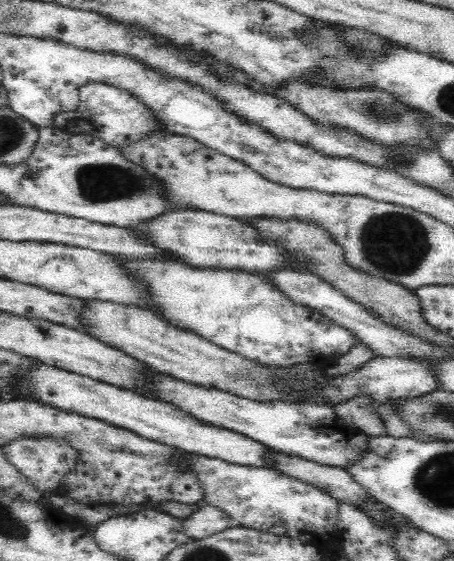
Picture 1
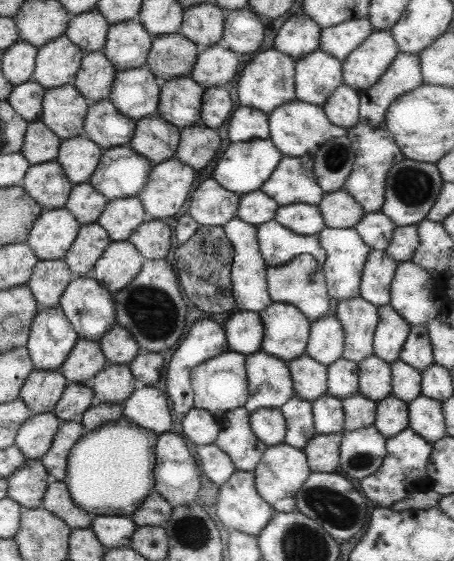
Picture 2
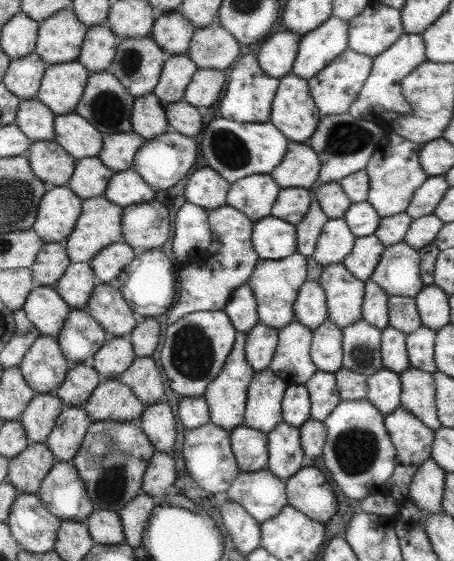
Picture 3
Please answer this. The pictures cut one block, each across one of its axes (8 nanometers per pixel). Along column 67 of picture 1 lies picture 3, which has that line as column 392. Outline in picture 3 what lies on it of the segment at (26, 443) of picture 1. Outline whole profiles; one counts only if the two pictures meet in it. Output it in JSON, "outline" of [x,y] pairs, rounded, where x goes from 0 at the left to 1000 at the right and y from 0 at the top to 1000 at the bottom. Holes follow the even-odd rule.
{"outline":[[[806,709],[749,713],[709,752],[718,784],[707,807],[729,856],[764,888],[795,891],[813,882],[850,881],[846,866],[872,836],[870,799],[846,761],[844,736]]]}

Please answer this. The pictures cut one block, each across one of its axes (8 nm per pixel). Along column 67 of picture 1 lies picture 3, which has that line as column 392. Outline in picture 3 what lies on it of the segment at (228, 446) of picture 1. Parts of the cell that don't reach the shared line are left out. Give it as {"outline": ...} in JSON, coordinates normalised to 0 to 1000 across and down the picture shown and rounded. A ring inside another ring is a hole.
{"outline":[[[848,654],[806,672],[806,711],[844,742],[881,724],[883,688],[879,668]]]}

